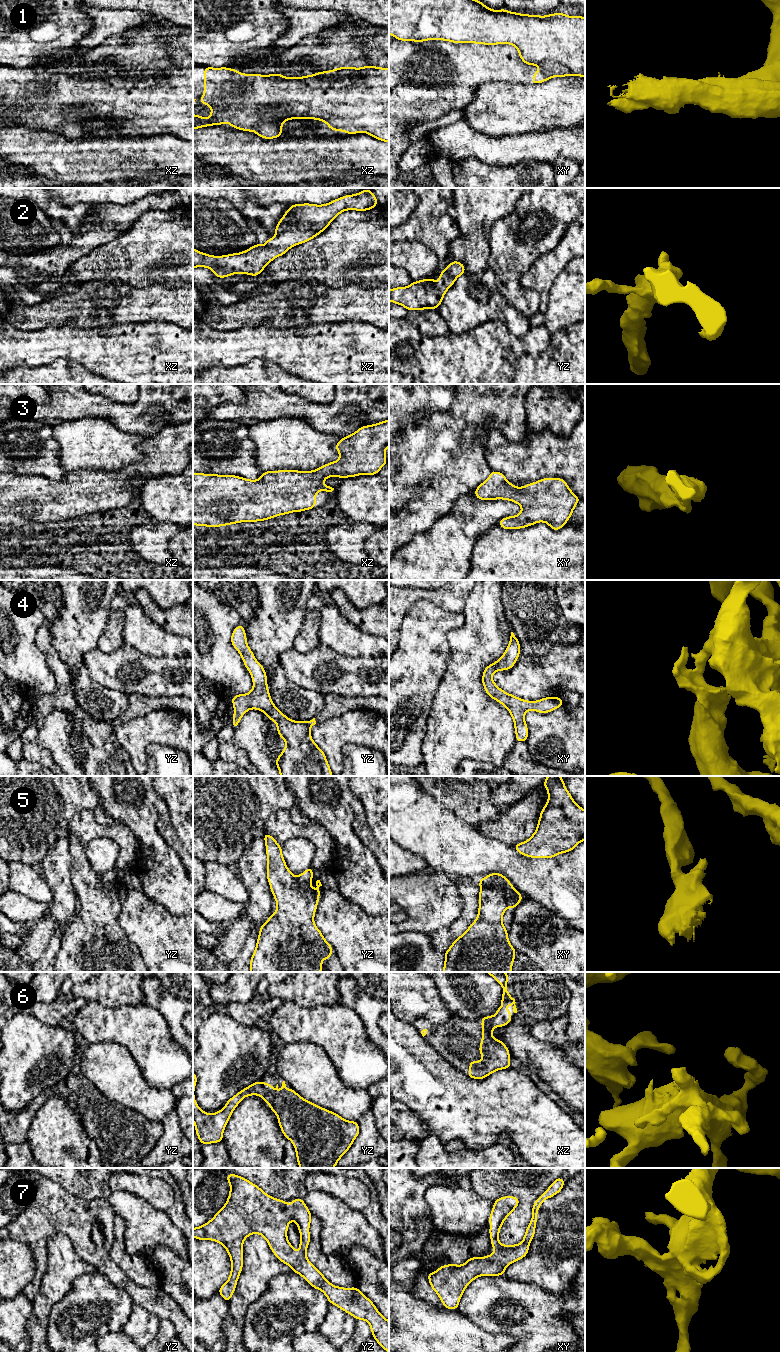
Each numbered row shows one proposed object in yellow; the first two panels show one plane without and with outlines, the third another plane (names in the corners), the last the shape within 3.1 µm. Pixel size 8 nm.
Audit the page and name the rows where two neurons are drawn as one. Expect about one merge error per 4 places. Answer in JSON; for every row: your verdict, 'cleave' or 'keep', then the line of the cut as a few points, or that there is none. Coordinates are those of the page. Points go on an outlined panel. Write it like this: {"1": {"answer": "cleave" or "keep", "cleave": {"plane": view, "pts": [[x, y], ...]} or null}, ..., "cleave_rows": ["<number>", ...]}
{"1": {"answer": "keep", "cleave": null}, "2": {"answer": "keep", "cleave": null}, "3": {"answer": "keep", "cleave": null}, "4": {"answer": "keep", "cleave": null}, "5": {"answer": "keep", "cleave": null}, "6": {"answer": "keep", "cleave": null}, "7": {"answer": "keep", "cleave": null}, "cleave_rows": []}

